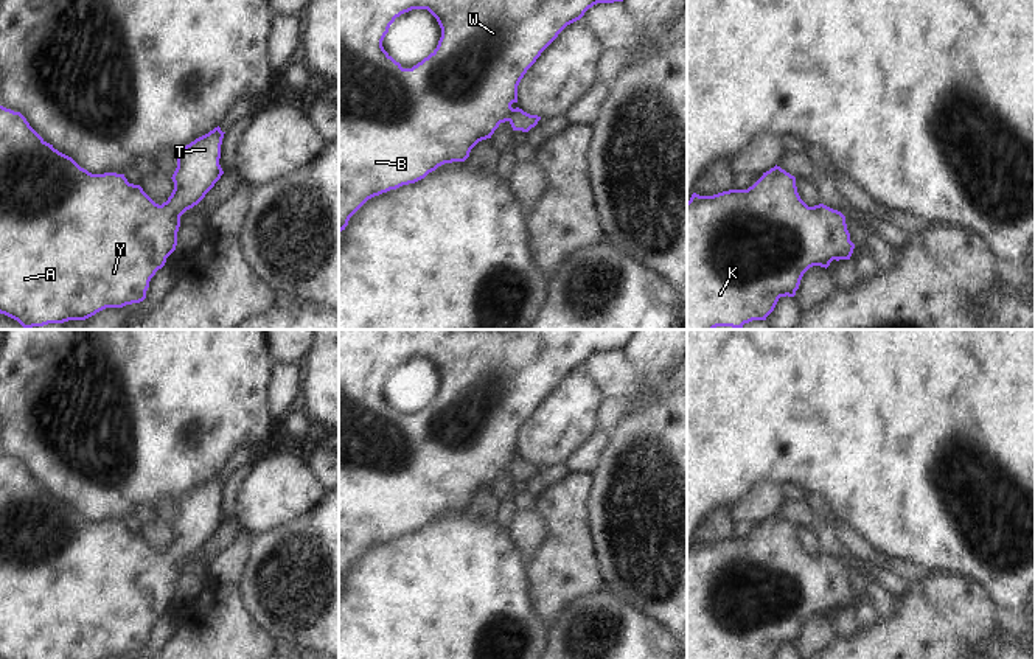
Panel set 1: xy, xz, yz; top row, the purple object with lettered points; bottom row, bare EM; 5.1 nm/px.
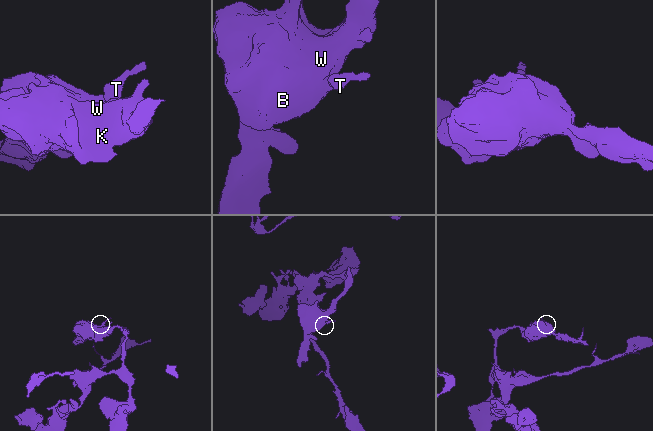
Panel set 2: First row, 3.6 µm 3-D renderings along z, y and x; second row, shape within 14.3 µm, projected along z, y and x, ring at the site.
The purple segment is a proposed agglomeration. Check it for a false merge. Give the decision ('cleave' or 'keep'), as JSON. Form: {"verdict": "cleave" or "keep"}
{"verdict": "keep"}

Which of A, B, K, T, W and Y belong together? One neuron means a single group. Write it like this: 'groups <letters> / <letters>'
groups A B K T W Y

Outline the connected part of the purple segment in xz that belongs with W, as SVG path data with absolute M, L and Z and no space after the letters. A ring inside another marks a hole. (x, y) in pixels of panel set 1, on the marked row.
M339 0L339 232L345 230L350 218L371 197L396 190L402 185L424 179L438 166L452 162L465 162L471 149L482 140L491 138L500 123L508 121L513 131L528 132L541 117L530 115L522 109L513 109L518 103L518 85L527 70L541 53L570 23L580 20L584 12L597 3L614 3L623 0ZM427 9L441 28L437 48L412 68L402 68L382 47L390 25L404 12Z

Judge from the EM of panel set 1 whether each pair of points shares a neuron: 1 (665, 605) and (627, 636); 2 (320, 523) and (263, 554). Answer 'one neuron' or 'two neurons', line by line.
1: two neurons
2: one neuron

